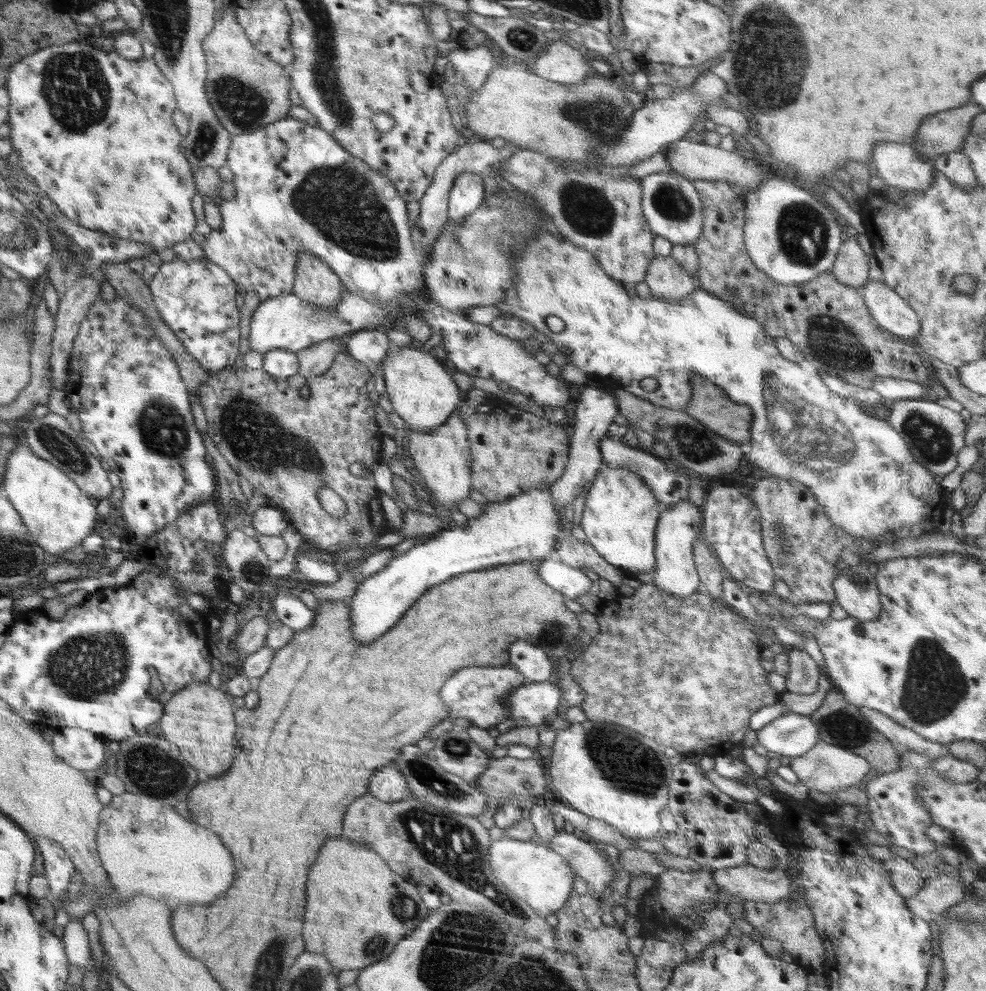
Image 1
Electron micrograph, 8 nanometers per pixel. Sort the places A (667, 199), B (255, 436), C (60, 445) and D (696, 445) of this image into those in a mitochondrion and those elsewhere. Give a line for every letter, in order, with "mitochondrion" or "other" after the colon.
A: mitochondrion
B: mitochondrion
C: mitochondrion
D: mitochondrion

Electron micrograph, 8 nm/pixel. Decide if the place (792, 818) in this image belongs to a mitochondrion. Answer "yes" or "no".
no

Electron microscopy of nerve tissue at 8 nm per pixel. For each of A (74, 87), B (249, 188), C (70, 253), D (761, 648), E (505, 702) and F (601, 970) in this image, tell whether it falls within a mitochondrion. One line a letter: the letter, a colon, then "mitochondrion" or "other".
A: mitochondrion
B: other
C: mitochondrion
D: other
E: other
F: mitochondrion

